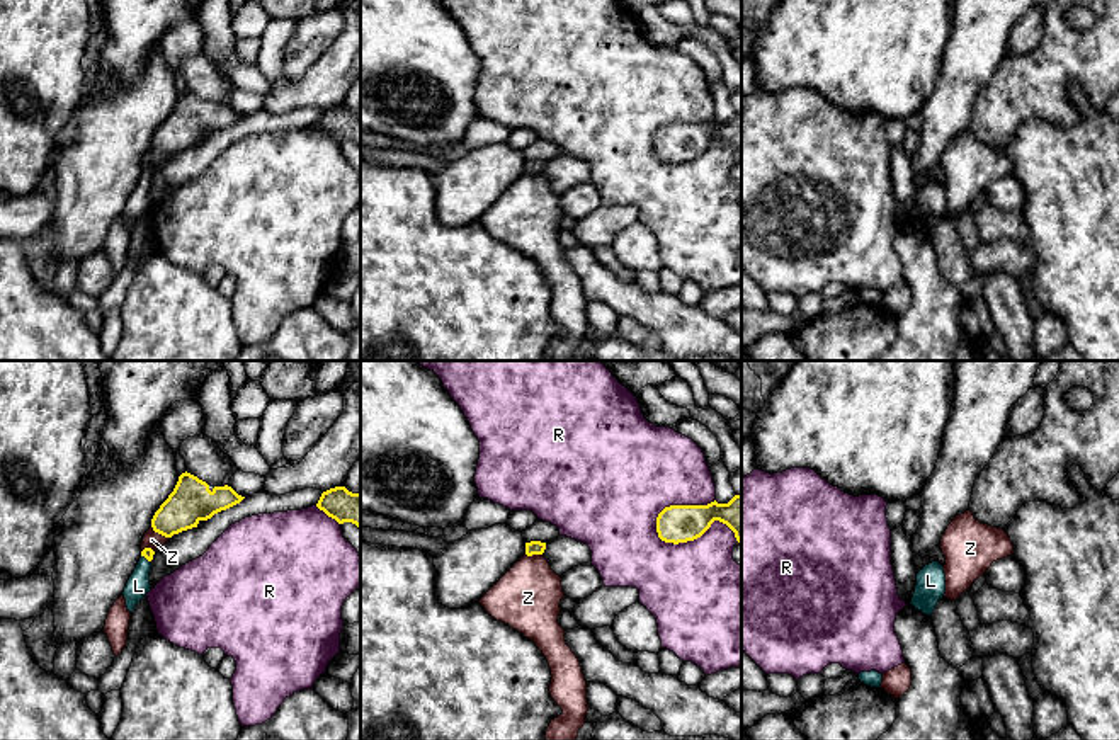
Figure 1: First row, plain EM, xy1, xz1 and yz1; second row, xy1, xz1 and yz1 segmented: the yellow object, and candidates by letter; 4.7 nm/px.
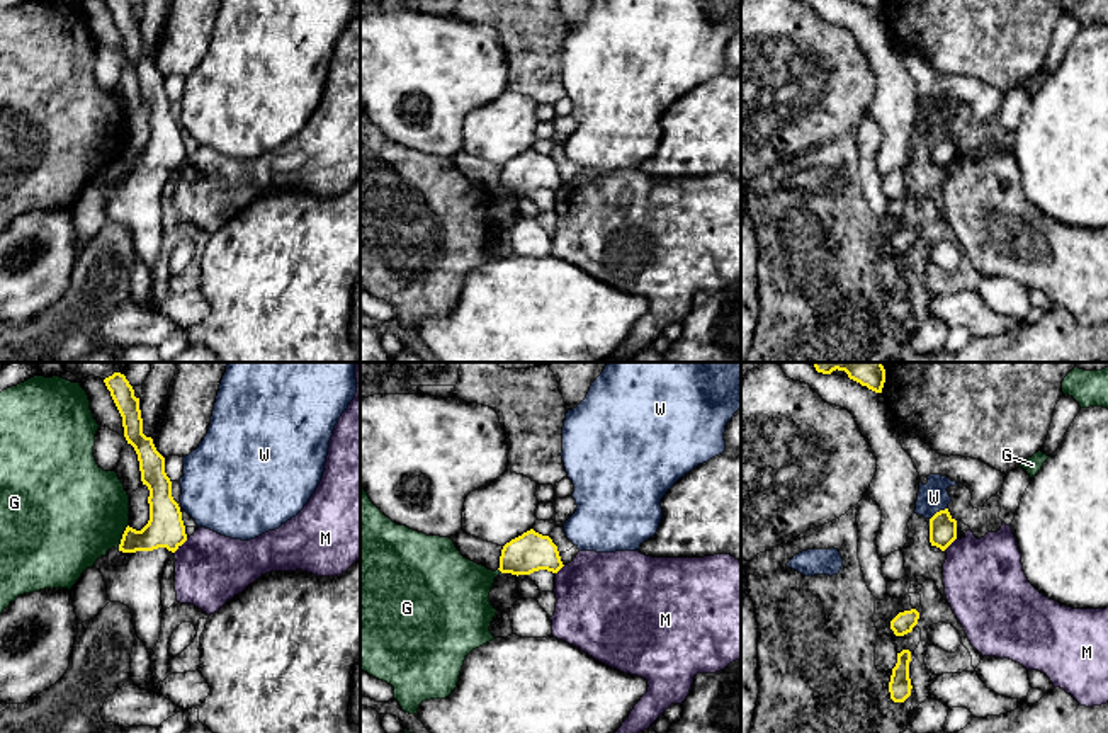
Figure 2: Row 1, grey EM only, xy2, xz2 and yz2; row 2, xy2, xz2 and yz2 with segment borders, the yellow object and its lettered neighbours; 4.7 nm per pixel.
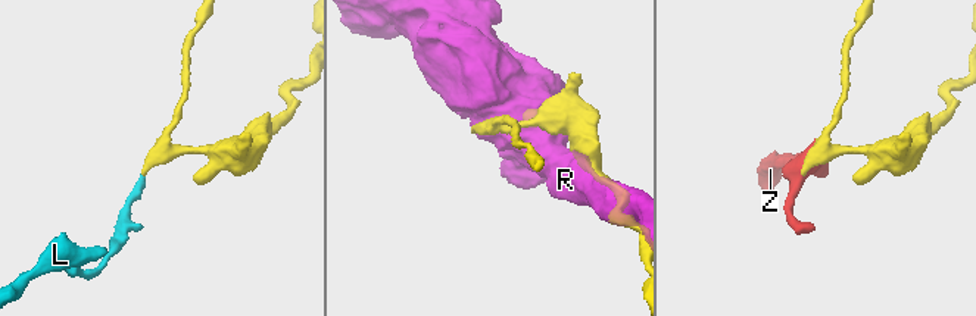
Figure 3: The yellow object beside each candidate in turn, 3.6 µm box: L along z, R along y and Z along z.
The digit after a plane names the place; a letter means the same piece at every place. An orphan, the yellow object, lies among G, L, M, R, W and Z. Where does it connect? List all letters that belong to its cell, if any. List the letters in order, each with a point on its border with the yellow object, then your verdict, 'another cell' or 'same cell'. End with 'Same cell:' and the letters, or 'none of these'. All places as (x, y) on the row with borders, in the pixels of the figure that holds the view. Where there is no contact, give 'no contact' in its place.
G: meets yellow in xy2 at (123, 536); another cell
L: meets yellow in xy1 at (147, 558); same cell
M: meets yellow in xy2 at (180, 545); another cell
R: meets yellow in xz1 at (691, 540); another cell
W: meets yellow in yz2 at (940, 511); another cell
Z: meets yellow in xy1 at (160, 533); another cell
Same cell: L

